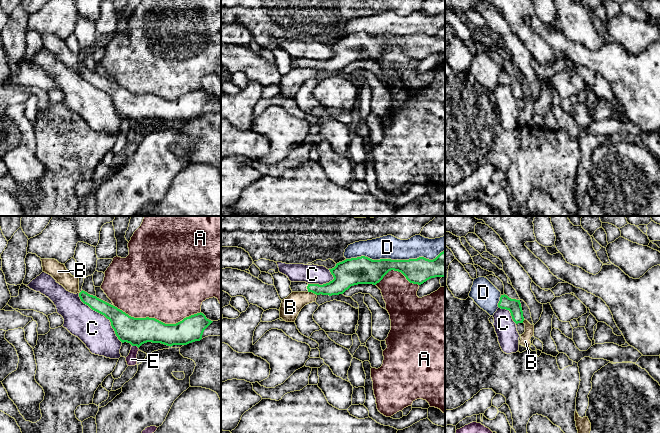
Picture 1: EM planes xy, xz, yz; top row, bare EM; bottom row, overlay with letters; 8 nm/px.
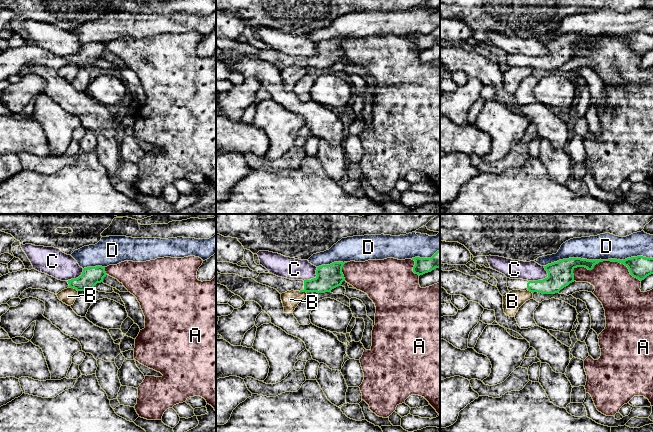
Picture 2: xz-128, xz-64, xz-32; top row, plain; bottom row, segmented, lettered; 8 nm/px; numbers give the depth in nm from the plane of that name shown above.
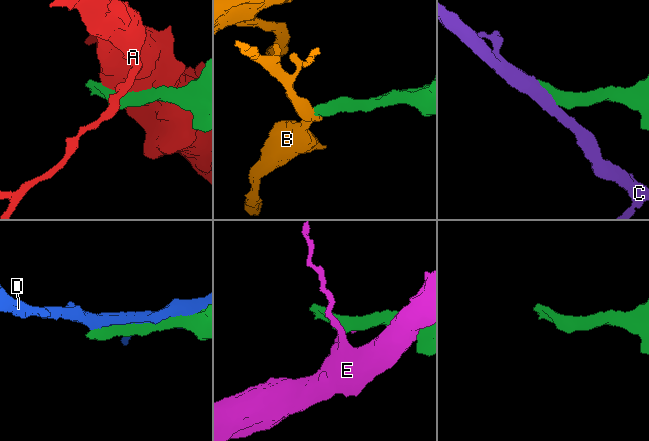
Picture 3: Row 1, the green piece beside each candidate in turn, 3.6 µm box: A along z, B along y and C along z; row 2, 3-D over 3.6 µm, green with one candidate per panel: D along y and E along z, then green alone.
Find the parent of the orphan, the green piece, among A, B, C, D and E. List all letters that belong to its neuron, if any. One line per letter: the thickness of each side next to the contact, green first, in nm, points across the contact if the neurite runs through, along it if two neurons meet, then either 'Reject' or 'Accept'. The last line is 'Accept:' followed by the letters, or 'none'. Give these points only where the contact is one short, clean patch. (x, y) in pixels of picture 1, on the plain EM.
A: Thickness 220 nm (green) against 500 nm. Reject
B: Thickness 140 nm (green) against 160 nm. Boundary: xz (308, 67), (316, 71). Reject
C: Thickness 220 nm (green) against 280 nm. Reject
D: Thickness 200 nm (green) against 190 nm. Reject
E: Thickness 220 nm (green) against 90 nm. Reject
Accept: none

